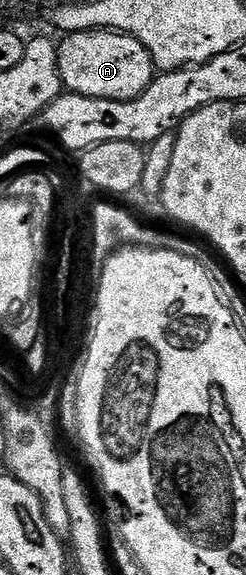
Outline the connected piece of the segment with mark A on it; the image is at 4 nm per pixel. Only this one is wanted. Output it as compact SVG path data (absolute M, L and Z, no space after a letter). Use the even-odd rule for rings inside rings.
M103 29L68 34L57 46L57 62L62 86L68 92L95 99L130 101L143 95L155 76L151 55L139 39Z

